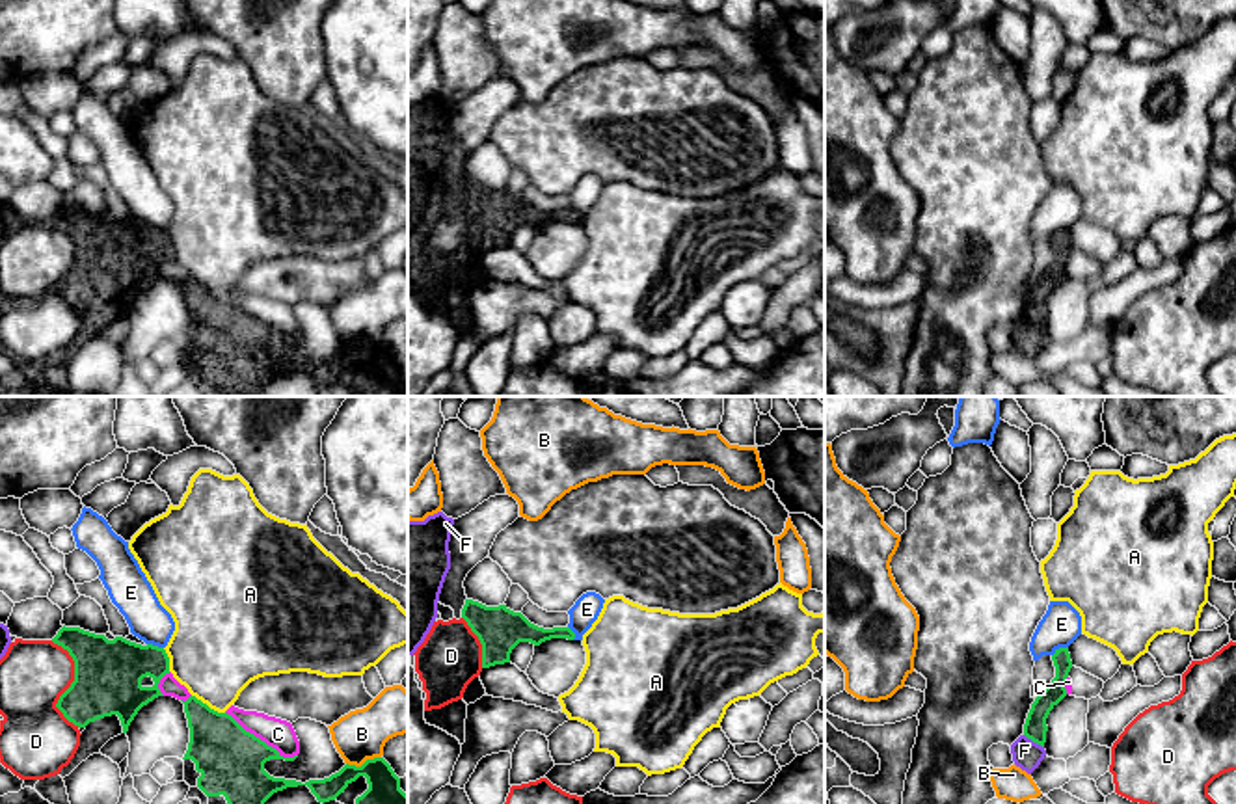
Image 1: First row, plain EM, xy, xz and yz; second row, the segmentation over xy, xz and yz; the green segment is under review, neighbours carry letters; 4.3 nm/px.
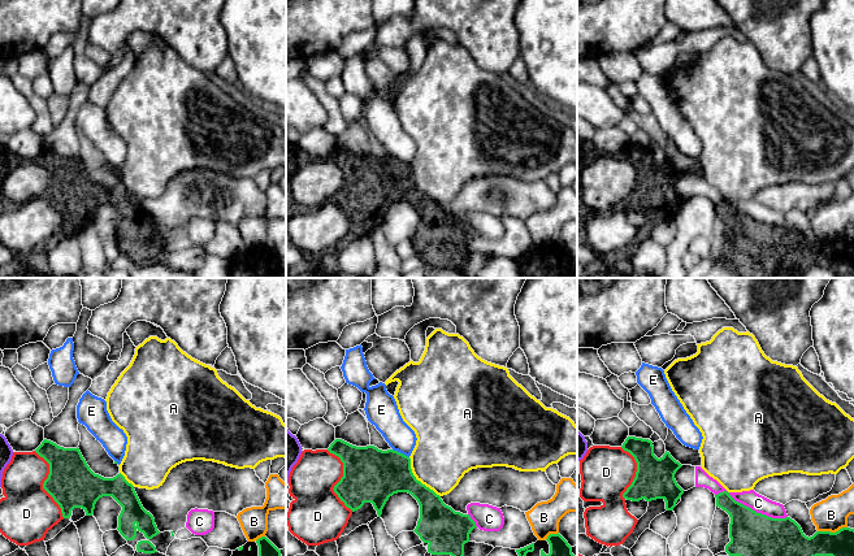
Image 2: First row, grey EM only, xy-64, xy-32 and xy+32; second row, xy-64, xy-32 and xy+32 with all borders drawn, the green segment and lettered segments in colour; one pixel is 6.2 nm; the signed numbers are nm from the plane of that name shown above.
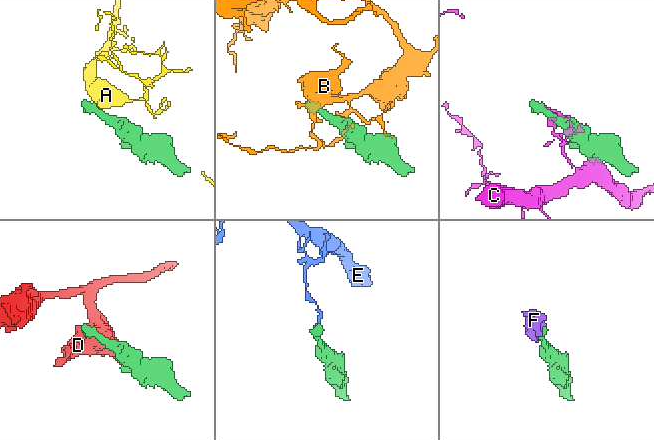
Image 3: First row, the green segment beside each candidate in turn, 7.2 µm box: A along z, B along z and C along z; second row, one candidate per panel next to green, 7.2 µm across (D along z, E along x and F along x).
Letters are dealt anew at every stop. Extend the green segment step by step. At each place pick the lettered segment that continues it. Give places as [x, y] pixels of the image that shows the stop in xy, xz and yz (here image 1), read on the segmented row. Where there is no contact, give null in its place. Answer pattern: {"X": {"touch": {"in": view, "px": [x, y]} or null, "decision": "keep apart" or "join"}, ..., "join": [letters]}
{"A": {"touch": {"in": "xy", "px": [207, 706]}, "decision": "keep apart"}, "B": {"touch": {"in": "xy", "px": [365, 762]}, "decision": "keep apart"}, "C": {"touch": {"in": "xy", "px": [259, 739]}, "decision": "keep apart"}, "D": {"touch": {"in": "xy", "px": [71, 683]}, "decision": "keep apart"}, "E": {"touch": {"in": "yz", "px": [1060, 648]}, "decision": "keep apart"}, "F": {"touch": {"in": "yz", "px": [1034, 741]}, "decision": "join"}, "join": ["F"]}

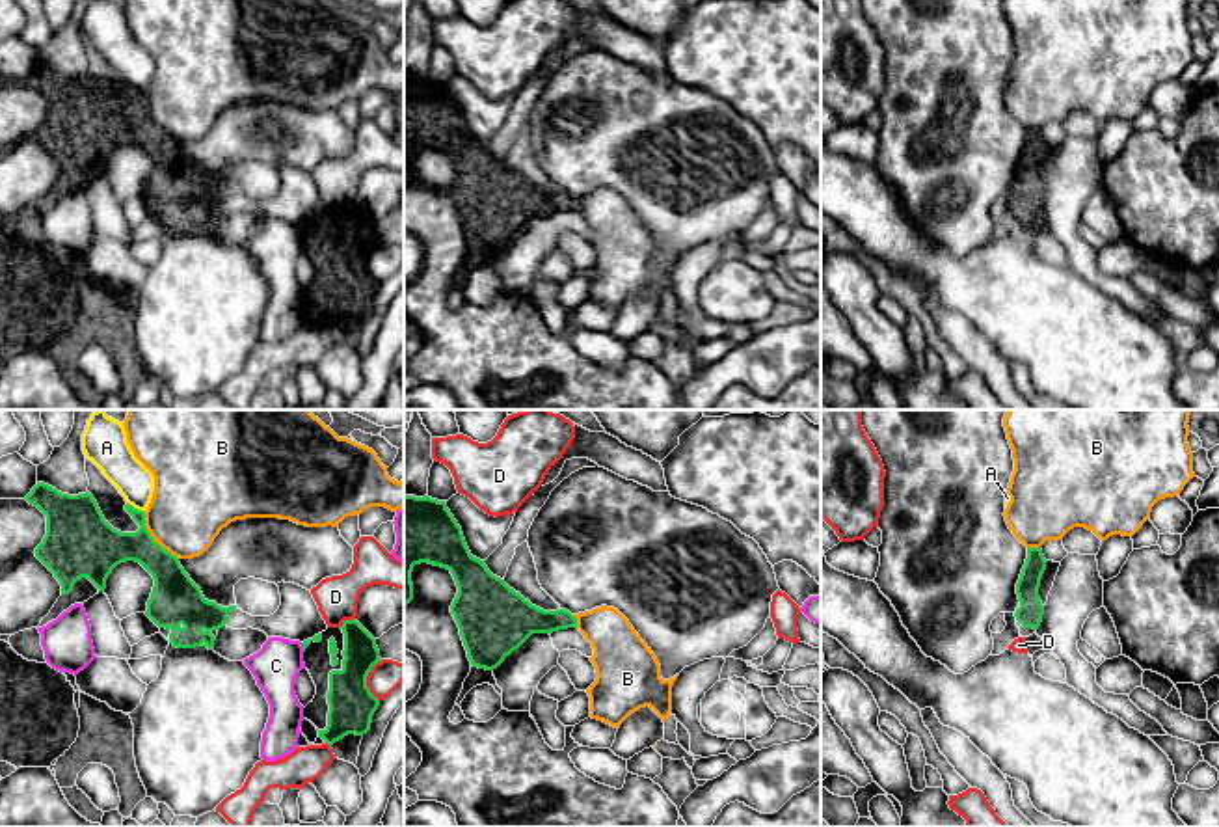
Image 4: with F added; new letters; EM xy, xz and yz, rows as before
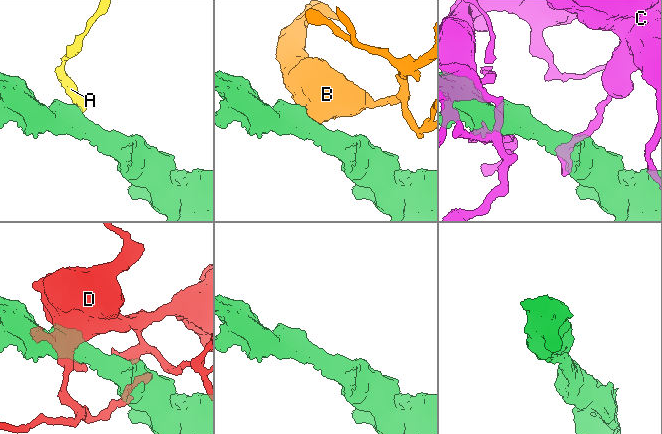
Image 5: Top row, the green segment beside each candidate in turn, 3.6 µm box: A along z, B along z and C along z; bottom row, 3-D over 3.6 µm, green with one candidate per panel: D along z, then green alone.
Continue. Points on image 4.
{"A": {"touch": {"in": "xy", "px": [136, 509]}, "decision": "keep apart"}, "B": {"touch": {"in": "xy", "px": [151, 537]}, "decision": "keep apart"}, "C": {"touch": {"in": "xy", "px": [302, 645]}, "decision": "keep apart"}, "D": {"touch": {"in": "xy", "px": [365, 680]}, "decision": "keep apart"}, "join": []}

